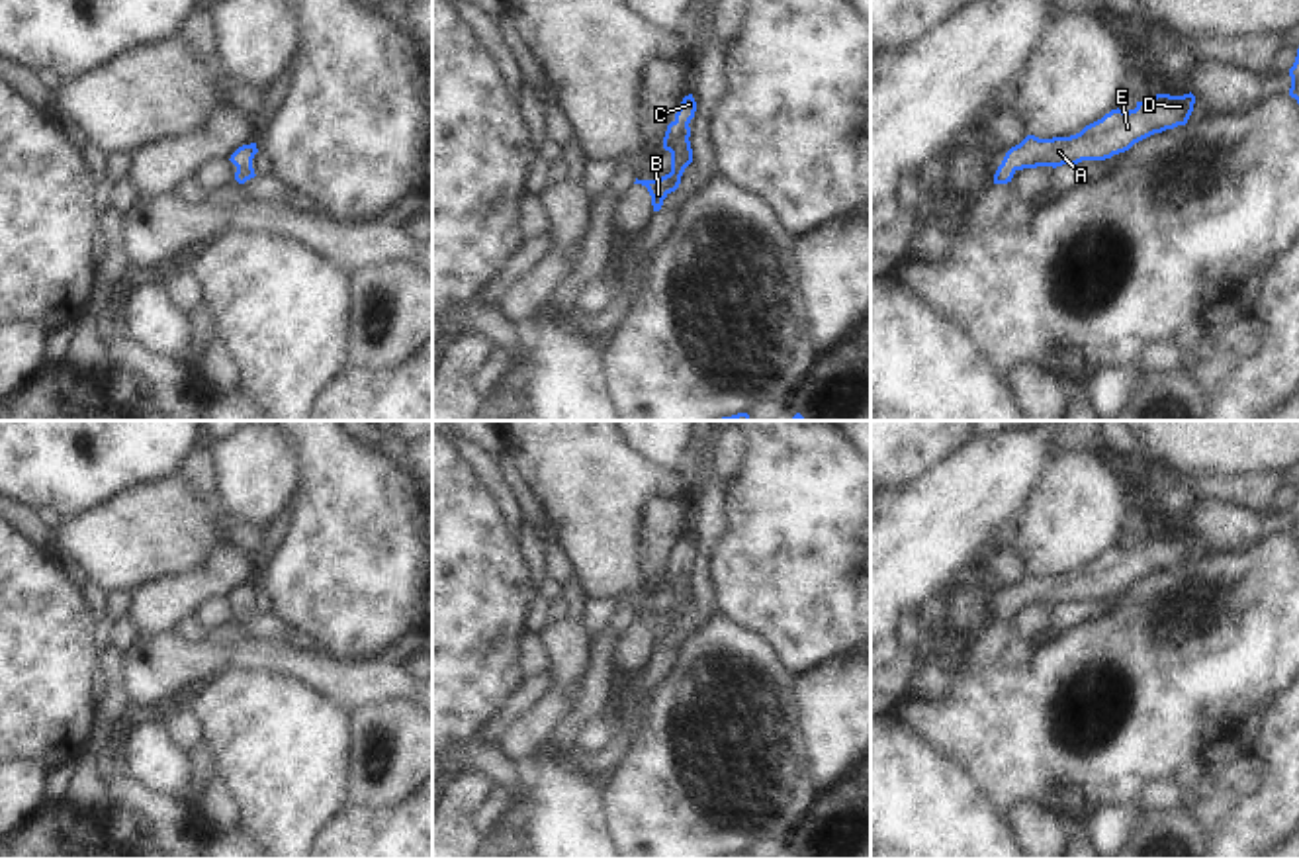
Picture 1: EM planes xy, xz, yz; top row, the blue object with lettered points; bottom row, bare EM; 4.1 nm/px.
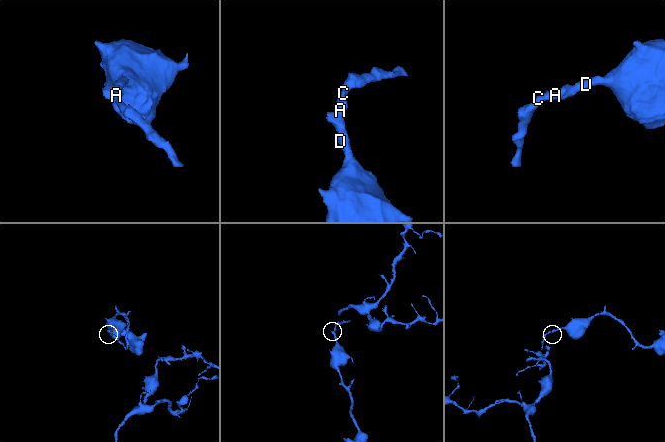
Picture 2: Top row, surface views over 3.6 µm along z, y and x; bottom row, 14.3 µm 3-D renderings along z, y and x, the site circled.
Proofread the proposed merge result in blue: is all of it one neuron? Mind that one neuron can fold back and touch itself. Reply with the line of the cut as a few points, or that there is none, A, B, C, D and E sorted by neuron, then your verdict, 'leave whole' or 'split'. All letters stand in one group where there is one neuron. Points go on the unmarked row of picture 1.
no cut | A B C D E | leave whole

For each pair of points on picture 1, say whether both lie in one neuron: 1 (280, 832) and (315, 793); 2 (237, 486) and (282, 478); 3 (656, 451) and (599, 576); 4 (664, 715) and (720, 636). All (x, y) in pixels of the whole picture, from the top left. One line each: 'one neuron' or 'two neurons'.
1: one neuron
2: one neuron
3: two neurons
4: one neuron

